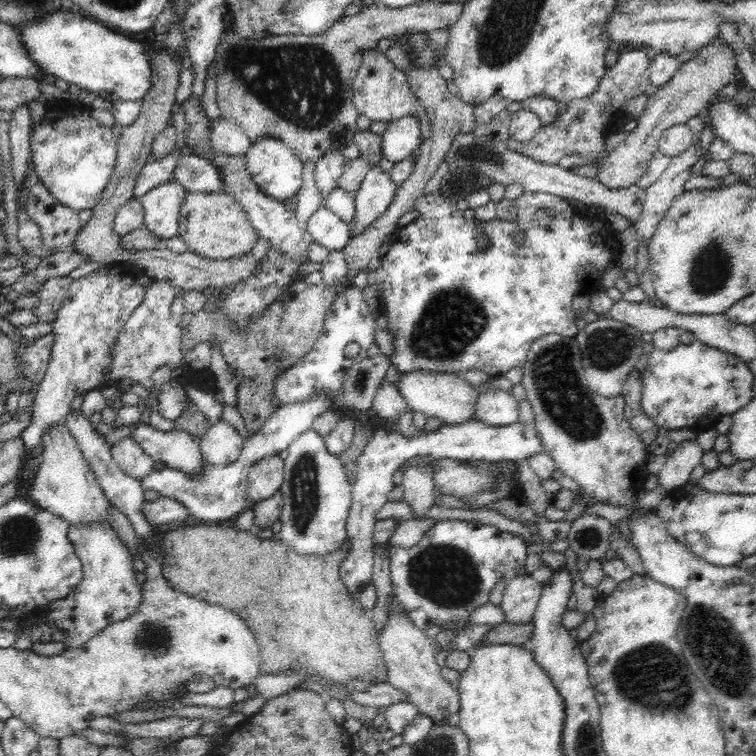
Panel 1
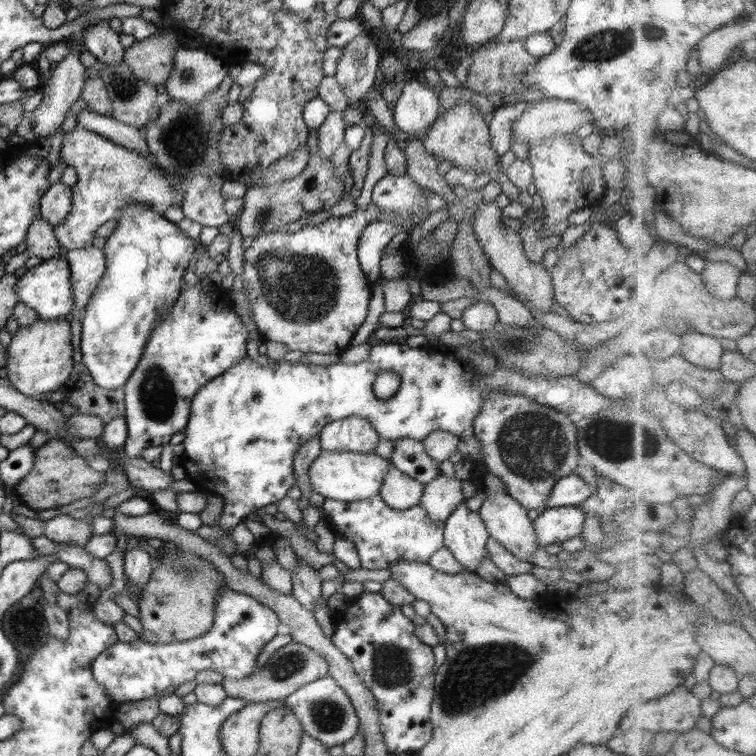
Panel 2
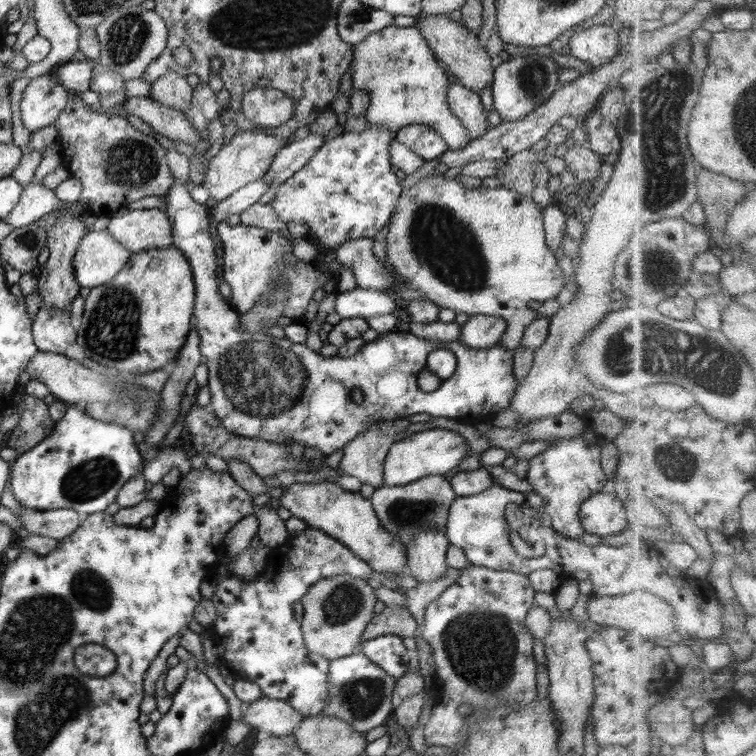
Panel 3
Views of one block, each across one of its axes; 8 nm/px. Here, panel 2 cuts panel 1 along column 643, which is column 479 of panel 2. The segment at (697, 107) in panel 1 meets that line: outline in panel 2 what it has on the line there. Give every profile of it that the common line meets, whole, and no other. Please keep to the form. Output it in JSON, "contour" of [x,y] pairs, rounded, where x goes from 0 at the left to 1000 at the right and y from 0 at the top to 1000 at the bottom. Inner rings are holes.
{"contour":[[[620,135],[607,136],[597,144],[587,146],[585,153],[574,160],[557,184],[570,216],[590,212],[598,220],[614,222],[616,228],[646,230],[649,239],[656,238],[664,225],[659,217],[660,205],[651,197],[647,167],[635,146]]]}

